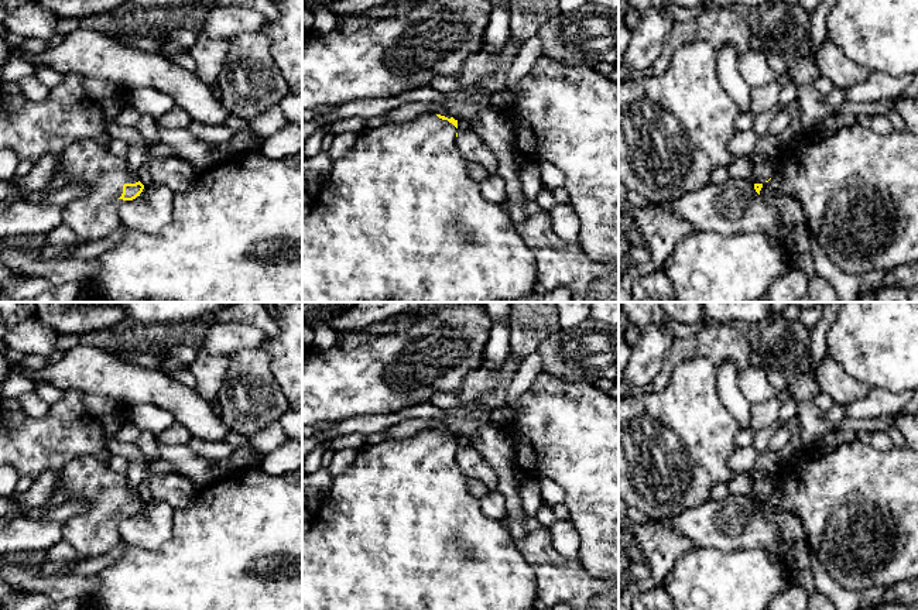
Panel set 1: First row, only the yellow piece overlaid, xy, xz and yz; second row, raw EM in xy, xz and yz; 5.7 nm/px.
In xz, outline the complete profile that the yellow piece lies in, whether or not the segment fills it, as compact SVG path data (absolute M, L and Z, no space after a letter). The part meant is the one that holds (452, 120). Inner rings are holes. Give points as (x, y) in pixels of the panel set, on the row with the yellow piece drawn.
M425 113L398 124L366 128L353 148L333 161L321 184L311 213L302 219L302 302L496 302L517 299L537 289L537 260L500 203L486 201L480 185L467 174L467 161L456 145L458 120Z

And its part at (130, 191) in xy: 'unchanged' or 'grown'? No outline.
grown

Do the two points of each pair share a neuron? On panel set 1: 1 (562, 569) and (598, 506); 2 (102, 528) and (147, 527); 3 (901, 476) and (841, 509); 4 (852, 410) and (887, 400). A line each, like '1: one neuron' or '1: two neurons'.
1: two neurons
2: two neurons
3: one neuron
4: one neuron

